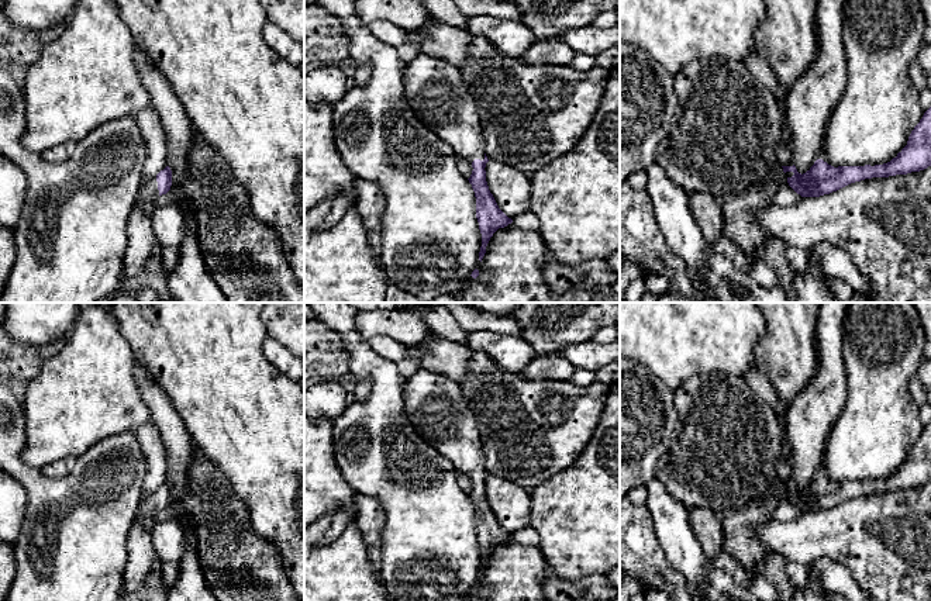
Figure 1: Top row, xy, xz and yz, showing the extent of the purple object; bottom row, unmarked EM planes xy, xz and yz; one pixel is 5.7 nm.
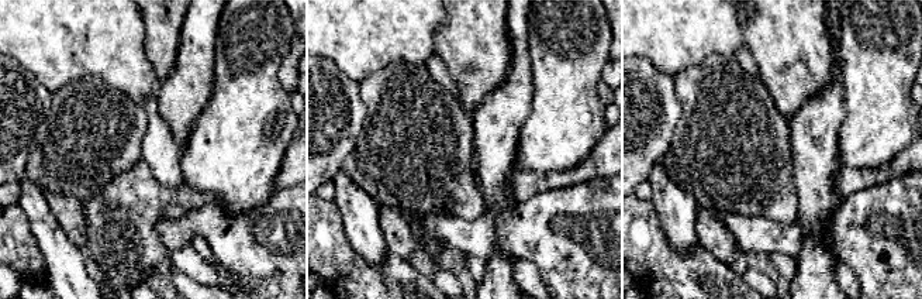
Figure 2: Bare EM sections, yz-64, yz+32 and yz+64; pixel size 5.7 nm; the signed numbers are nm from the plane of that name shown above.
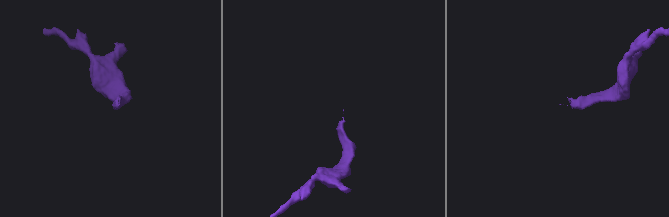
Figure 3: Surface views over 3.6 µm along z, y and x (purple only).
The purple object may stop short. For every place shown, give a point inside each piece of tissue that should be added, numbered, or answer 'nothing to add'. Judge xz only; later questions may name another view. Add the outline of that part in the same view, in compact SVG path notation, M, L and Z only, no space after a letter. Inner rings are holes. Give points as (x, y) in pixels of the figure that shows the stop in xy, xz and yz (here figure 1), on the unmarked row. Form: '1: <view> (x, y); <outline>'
1: xz (434, 404); M420 367L404 384L404 408L417 434L448 457L459 476L485 474L480 432L459 383Z

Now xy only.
1: xy (141, 558); M156 491L141 498L127 539L128 556L123 573L123 597L141 590L151 569L159 560L151 532L142 525L145 517L154 517L158 511Z

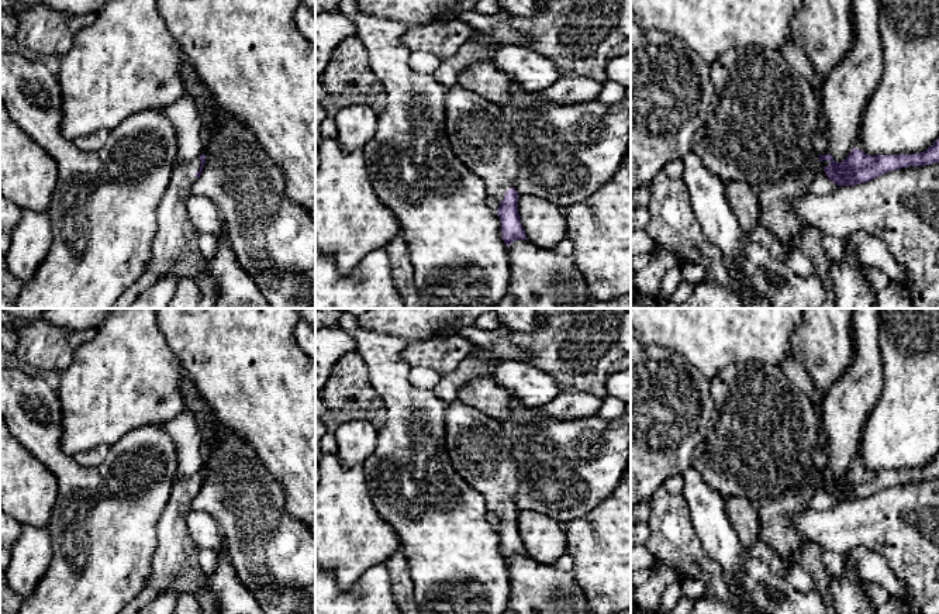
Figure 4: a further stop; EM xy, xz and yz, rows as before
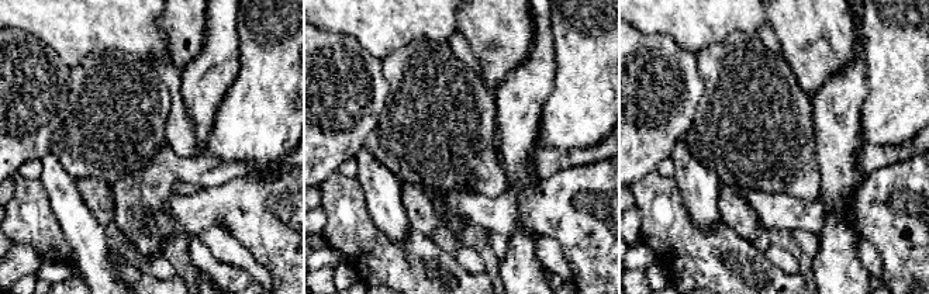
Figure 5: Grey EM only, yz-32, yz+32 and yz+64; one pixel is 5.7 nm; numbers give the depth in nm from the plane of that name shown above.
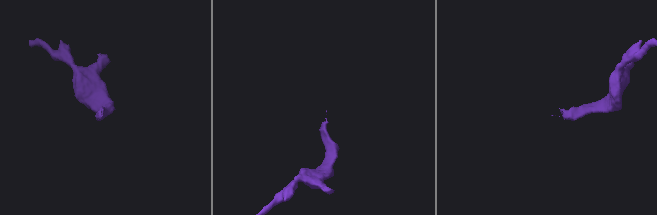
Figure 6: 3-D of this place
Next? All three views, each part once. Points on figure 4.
1: yz (776, 516); M818 469L809 470L807 479L784 491L777 499L764 499L756 504L760 525L760 542L774 549L784 568L797 563L793 559L794 551L808 544L793 527L793 518L805 513L818 487L824 487L829 476L819 476Z

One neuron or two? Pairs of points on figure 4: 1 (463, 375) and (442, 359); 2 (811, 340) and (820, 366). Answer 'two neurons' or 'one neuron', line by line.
1: two neurons
2: one neuron

